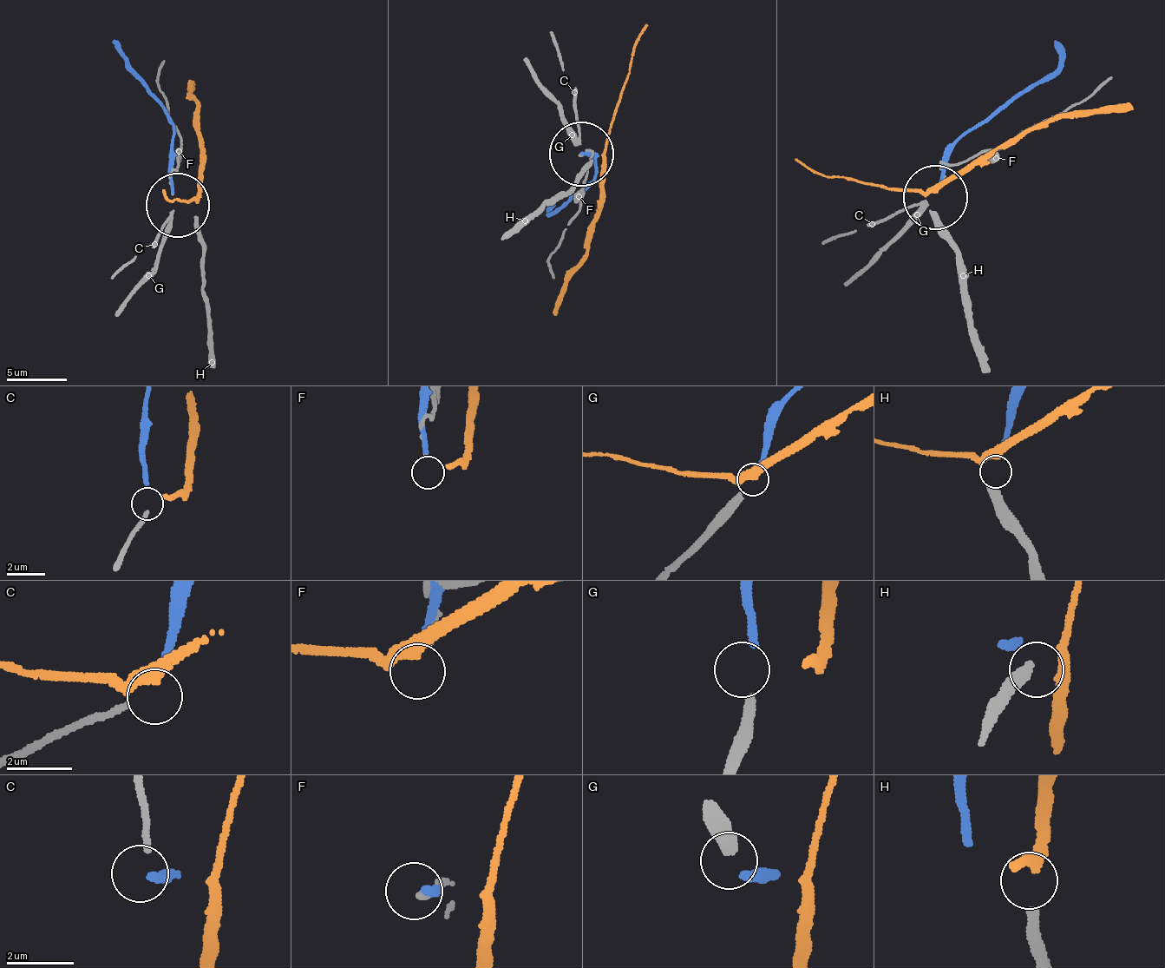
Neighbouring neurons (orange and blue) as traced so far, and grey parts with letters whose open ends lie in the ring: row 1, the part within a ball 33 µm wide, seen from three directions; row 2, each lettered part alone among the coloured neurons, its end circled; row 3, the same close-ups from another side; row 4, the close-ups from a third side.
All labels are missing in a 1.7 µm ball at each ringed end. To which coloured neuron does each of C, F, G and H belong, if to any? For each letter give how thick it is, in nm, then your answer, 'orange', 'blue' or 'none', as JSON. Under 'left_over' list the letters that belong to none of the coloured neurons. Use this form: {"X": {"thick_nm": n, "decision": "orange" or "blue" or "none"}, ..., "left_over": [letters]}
{"C": {"thick_nm": 180, "decision": "none"}, "F": {"thick_nm": 160, "decision": "none"}, "G": {"thick_nm": 360, "decision": "blue"}, "H": {"thick_nm": 360, "decision": "orange"}, "left_over": ["C", "F"]}

